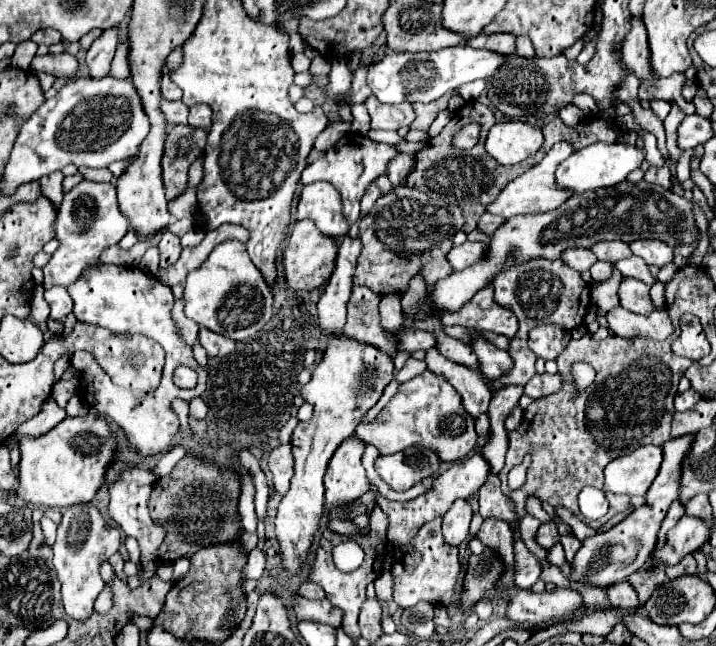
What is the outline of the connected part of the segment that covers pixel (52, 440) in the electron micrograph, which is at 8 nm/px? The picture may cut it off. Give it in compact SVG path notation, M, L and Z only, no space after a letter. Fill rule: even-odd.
M65 417L59 425L41 437L23 437L19 441L19 485L17 497L27 503L43 505L51 509L71 507L77 503L89 503L95 491L103 483L105 469L113 457L115 441L101 417Z

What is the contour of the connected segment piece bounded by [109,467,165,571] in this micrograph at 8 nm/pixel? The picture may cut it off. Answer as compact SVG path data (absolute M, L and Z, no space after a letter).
M129 467L129 469L121 471L121 475L109 485L109 497L111 497L109 515L125 531L125 535L133 535L139 541L143 571L157 571L157 567L159 567L157 551L165 539L165 527L161 527L159 523L153 523L153 519L149 515L149 507L147 507L149 495L153 491L153 483L155 483L155 475L151 471L143 471L141 467Z

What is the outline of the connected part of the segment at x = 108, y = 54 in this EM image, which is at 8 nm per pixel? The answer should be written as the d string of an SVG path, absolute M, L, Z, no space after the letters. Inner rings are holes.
M117 29L103 31L103 35L91 45L85 63L93 79L103 79L105 75L109 75L109 65L115 55L115 49L117 49Z

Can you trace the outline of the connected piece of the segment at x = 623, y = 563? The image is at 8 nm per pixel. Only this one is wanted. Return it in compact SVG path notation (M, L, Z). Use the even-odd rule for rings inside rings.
M681 435L675 439L665 441L663 445L663 463L659 469L659 475L655 477L653 485L647 491L647 501L639 509L635 509L627 519L623 519L619 525L611 527L611 531L597 533L583 541L581 549L577 551L573 559L573 575L571 581L589 581L599 587L607 587L611 583L625 581L631 573L641 569L649 555L655 549L657 543L657 531L661 527L661 521L669 509L669 505L679 497L681 487L681 463L685 455L689 455L689 447L693 445L693 435Z

